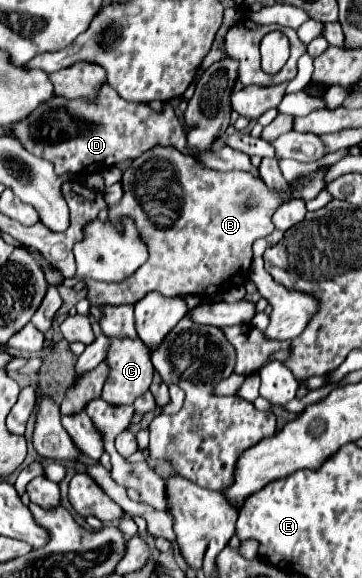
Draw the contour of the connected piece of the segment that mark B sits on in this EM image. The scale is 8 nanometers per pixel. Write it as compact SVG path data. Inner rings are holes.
M154 146L146 150L142 156L134 160L134 164L124 172L122 184L124 184L124 196L118 206L108 210L110 220L118 220L120 216L132 216L138 224L140 236L148 246L150 258L146 264L134 272L128 280L122 280L122 284L106 284L80 278L88 287L88 300L92 306L106 306L106 304L136 304L140 298L144 298L148 292L156 290L164 296L212 296L218 292L202 292L202 290L226 290L230 286L244 284L248 280L250 264L252 264L252 244L254 240L274 232L272 226L272 214L274 210L288 198L304 198L312 200L318 196L318 192L324 188L322 174L308 174L302 176L304 188L300 192L292 192L290 188L284 194L270 192L262 180L256 180L248 172L218 172L210 168L202 168L192 156L186 156L170 146Z

